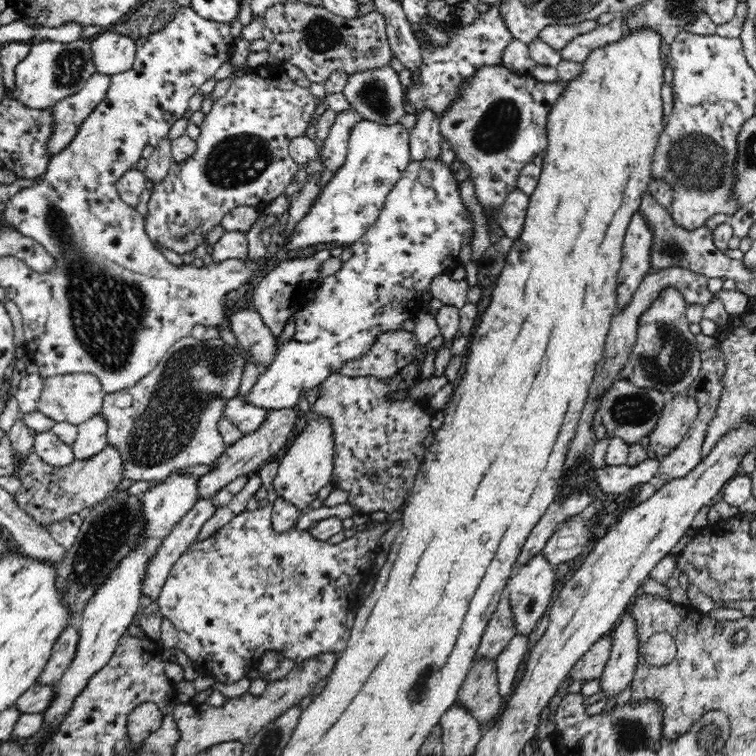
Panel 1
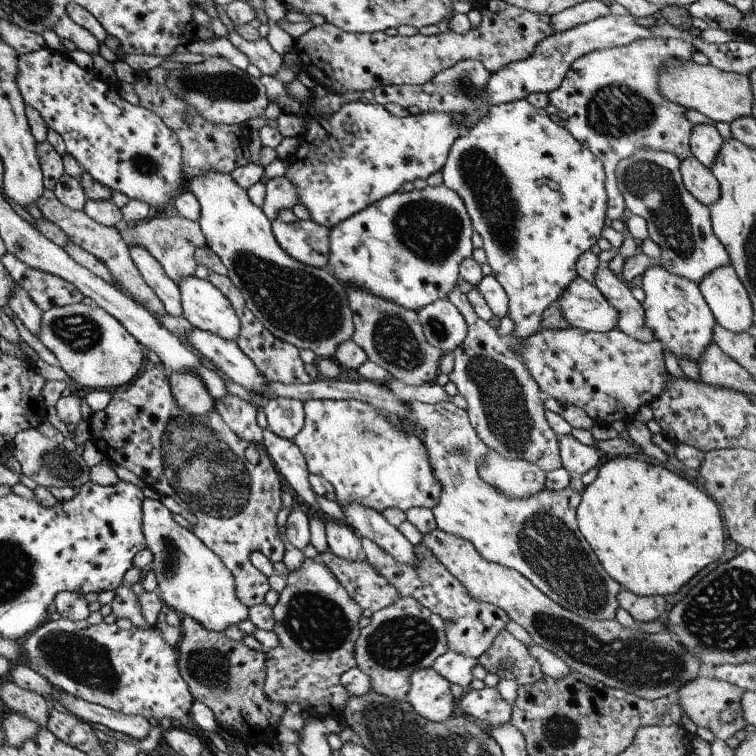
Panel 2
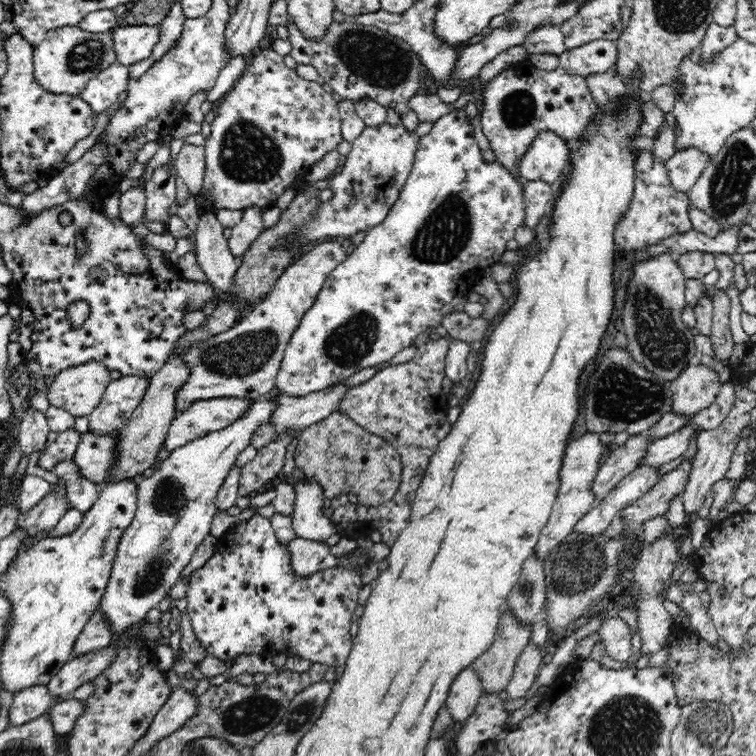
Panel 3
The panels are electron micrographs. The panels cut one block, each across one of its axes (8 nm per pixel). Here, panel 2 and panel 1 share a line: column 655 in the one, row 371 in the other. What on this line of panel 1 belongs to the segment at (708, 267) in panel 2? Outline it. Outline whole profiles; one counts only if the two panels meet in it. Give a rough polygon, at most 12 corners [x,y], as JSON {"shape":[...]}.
{"shape":[[180,338],[102,415],[127,478],[218,461],[246,348]]}

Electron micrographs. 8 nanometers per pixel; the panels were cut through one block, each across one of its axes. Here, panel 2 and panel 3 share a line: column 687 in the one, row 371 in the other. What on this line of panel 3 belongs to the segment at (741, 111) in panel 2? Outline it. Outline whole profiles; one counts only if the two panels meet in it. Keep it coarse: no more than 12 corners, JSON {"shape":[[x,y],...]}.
{"shape":[[92,359],[62,370],[50,404],[88,416],[100,404],[111,371]]}

